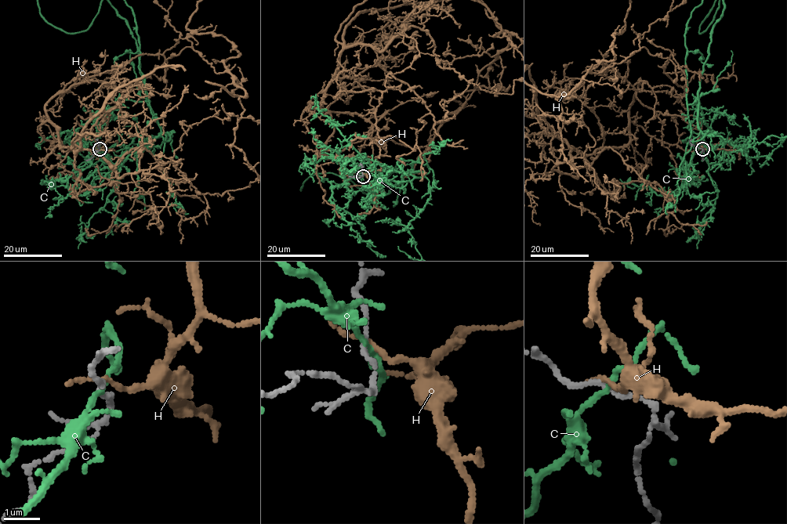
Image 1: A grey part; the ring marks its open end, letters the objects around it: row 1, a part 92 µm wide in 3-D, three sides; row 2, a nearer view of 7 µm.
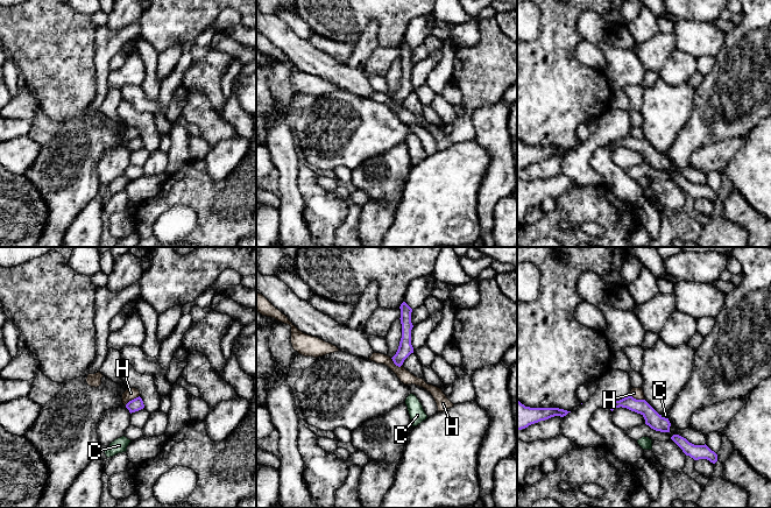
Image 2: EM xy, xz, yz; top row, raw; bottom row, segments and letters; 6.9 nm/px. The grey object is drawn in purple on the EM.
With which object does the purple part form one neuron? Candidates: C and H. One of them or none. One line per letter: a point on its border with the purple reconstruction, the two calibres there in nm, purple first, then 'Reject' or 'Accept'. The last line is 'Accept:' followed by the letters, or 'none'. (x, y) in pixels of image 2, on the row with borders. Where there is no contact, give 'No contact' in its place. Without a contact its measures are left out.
C: Touches purple at yz (664, 417). Thickness 110 nm (purple) against 20 nm. Reject
H: Touches purple at yz (637, 400). Thickness 110 nm (purple) against 80 nm. Reject
Accept: none

